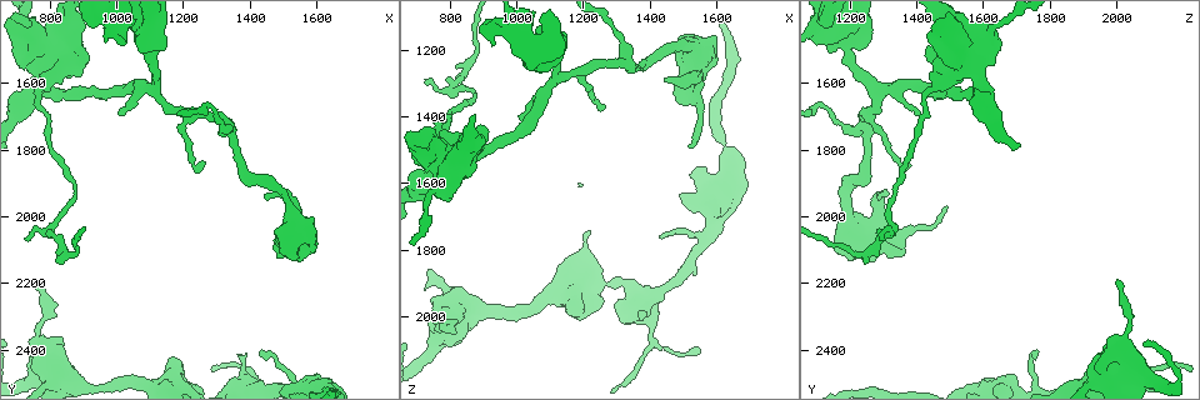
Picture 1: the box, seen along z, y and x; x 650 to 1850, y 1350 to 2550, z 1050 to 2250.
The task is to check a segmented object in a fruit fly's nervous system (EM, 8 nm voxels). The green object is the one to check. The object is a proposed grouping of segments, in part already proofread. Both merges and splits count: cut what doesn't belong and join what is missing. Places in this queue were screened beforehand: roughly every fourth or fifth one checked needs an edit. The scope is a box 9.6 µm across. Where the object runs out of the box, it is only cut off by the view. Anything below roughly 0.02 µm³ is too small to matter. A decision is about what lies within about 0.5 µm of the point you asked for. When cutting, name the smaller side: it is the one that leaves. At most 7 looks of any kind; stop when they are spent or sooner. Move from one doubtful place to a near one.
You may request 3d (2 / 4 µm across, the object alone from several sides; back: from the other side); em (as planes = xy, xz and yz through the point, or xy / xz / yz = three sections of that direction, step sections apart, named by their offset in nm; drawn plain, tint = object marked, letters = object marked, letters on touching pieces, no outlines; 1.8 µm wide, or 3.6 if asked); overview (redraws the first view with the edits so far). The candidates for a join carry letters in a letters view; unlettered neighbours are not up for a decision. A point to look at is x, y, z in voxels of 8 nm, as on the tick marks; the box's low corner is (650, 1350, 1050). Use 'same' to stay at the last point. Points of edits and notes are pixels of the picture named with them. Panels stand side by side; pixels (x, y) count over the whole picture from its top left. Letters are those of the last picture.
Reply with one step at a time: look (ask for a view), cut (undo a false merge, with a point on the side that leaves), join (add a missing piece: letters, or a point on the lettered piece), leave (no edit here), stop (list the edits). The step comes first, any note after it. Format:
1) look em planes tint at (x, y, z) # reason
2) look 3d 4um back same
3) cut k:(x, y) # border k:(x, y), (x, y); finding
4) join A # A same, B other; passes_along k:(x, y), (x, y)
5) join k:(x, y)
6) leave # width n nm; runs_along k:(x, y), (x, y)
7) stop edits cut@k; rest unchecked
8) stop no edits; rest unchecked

look em 3.6um xz step 16 tint at (770, 1480, 1510) # thick turns thin

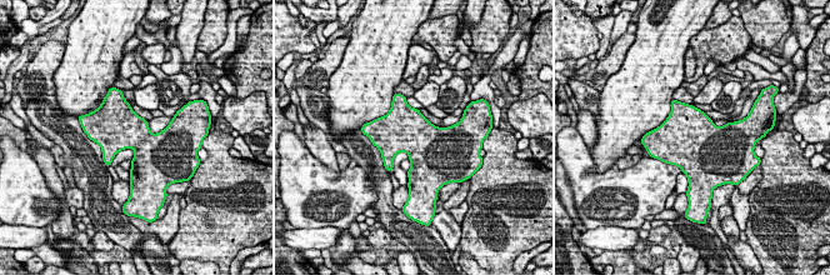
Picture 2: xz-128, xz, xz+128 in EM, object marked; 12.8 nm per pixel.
look em 3.6um xz step 16 letters same

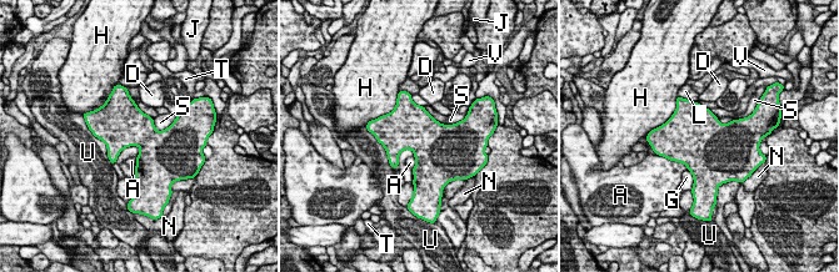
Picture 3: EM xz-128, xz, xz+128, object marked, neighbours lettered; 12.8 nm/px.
leave # longest_contact H 460 nm; A other, D other, G other, H other, J other, L other, N other, S other, T other, U other, V other; border 3:(139, 146), (126, 146), (115, 161); all the same neuron

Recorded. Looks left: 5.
look 3d 4um at (800, 2020, 1320) # sharp bend

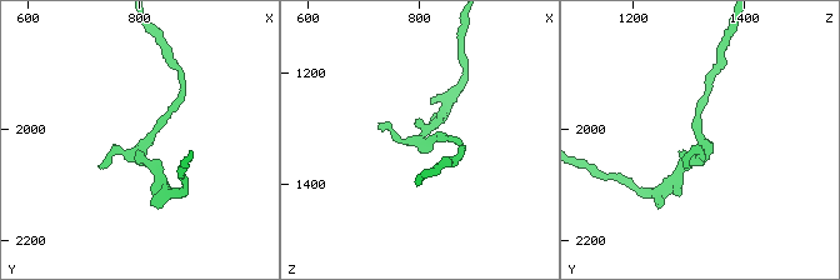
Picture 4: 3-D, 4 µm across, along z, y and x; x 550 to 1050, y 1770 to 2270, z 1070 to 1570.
look em yz step 8 letters at (800, 2035, 1330) # shape alone is not enough

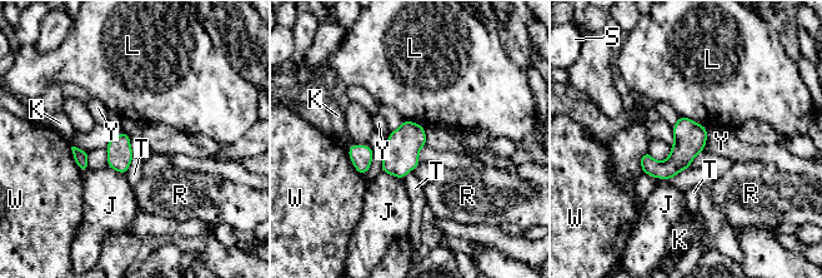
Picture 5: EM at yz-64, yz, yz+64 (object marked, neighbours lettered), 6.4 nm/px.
leave # width 160 nm; J other, K other, L other, R other, S other, T other, W other, Y other; border 5:(707, 128), (707, 139), (703, 149); continuous, no second neuron

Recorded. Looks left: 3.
look em planes tint at (1380, 2420, 1990) # branch stops here

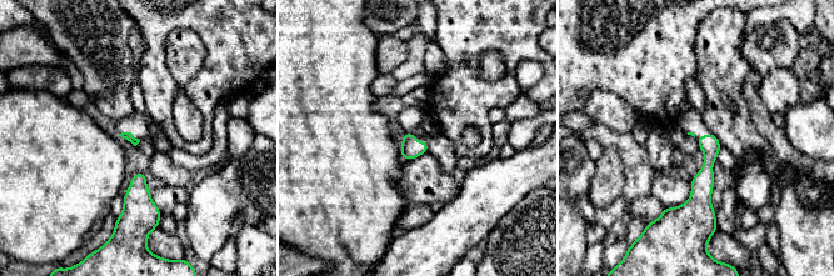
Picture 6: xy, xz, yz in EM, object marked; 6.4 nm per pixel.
look em planes letters same # what lies round it

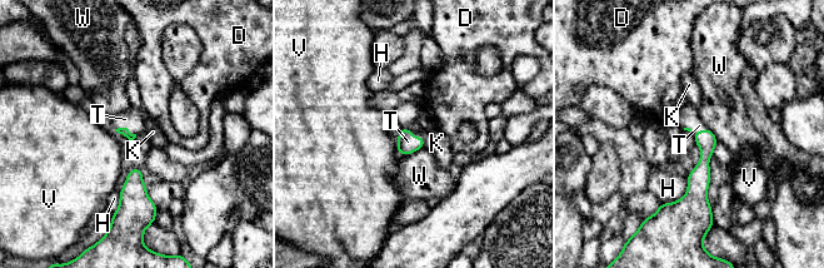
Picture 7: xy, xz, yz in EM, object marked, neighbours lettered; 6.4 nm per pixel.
leave # D other, H other, K other, T other, V other, W other; border 7:(705, 127), (695, 133), (683, 128); none of them fits

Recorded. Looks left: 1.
stop no edits; rest unchecked

